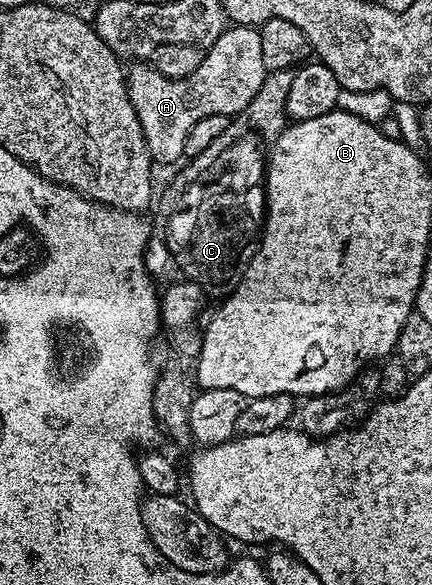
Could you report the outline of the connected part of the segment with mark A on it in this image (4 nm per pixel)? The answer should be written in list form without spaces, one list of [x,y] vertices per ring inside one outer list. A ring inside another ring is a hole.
[[[230,26],[222,33],[220,39],[203,55],[200,66],[189,78],[184,80],[168,80],[149,63],[138,62],[129,69],[125,77],[126,89],[130,95],[132,106],[136,110],[136,118],[140,118],[140,130],[144,130],[144,142],[150,151],[151,161],[170,164],[173,160],[185,157],[184,144],[192,126],[203,121],[208,115],[226,115],[233,118],[237,112],[242,112],[252,98],[256,98],[256,90],[266,77],[264,54],[260,52],[260,34],[254,26]]]

